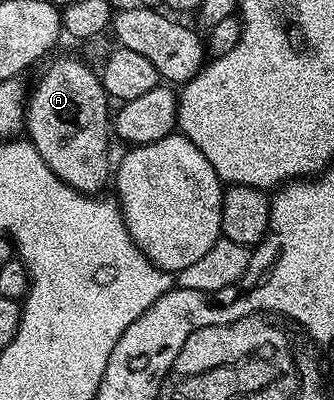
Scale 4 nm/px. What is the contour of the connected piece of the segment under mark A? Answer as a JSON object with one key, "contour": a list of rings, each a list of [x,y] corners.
{"contour":[[[58,57],[38,77],[26,98],[24,133],[40,151],[40,159],[68,187],[98,195],[112,177],[112,105],[101,76],[78,57]]]}

